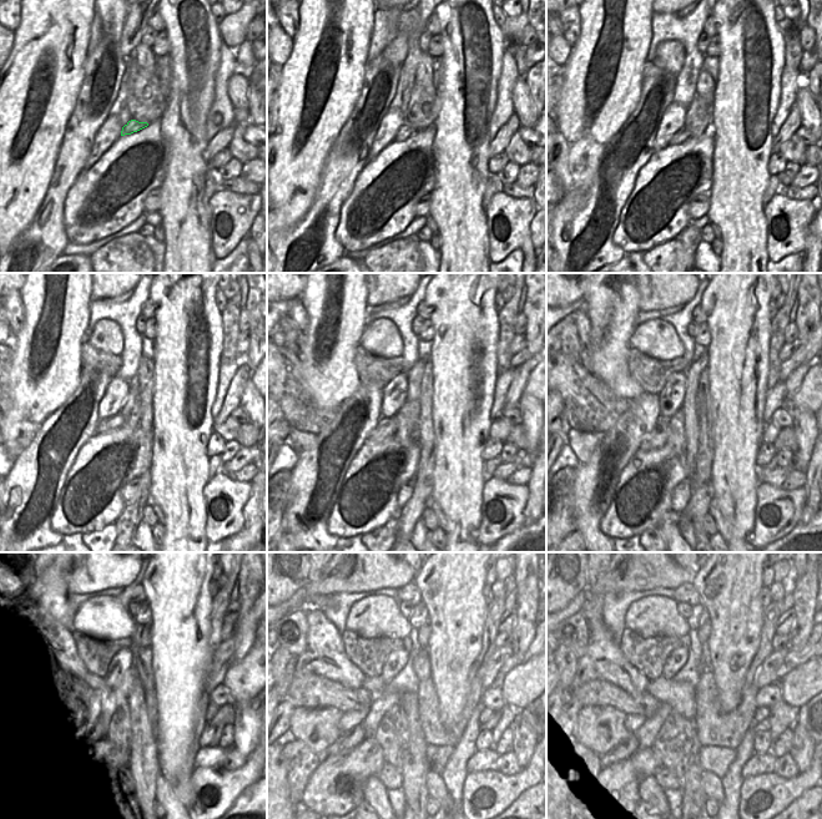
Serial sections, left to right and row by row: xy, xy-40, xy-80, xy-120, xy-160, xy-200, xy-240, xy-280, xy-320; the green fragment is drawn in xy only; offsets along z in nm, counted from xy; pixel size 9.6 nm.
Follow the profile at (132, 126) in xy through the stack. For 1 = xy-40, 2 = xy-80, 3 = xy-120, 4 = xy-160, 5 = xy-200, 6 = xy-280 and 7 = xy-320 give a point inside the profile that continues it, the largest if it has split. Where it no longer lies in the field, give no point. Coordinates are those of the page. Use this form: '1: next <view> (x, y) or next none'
1: next xy-40 (406, 131)
2: next xy-80 (682, 135)
3: next xy-120 (116, 420)
4: next xy-160 (387, 425)
5: next xy-200 (655, 439)
6: next xy-280 (348, 741)
7: next xy-320 (623, 751)

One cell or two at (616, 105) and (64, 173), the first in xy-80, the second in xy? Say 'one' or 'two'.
two

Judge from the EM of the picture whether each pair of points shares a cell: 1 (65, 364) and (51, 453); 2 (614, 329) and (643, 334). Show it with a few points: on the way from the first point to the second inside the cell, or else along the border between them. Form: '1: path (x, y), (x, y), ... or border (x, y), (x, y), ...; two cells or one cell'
1: border (77, 385), (41, 425); two cells
2: border (636, 327), (630, 338), (629, 348); two cells

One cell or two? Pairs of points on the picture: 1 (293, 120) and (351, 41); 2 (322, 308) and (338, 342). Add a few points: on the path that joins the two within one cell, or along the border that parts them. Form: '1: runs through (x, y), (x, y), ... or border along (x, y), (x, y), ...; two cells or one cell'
1: runs through (309, 100), (337, 69), (337, 61); one cell
2: runs through (333, 309), (341, 317), (338, 330); one cell

